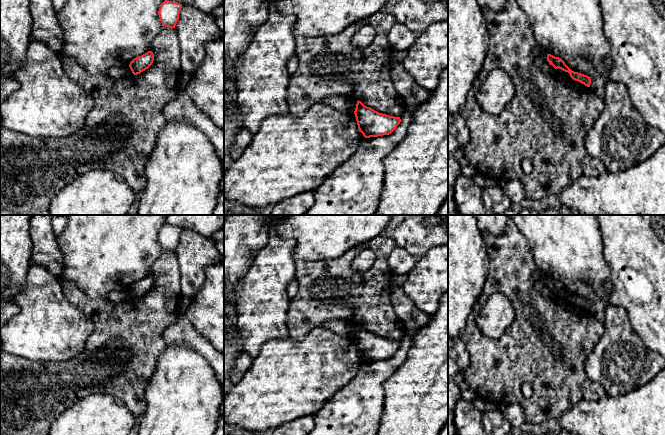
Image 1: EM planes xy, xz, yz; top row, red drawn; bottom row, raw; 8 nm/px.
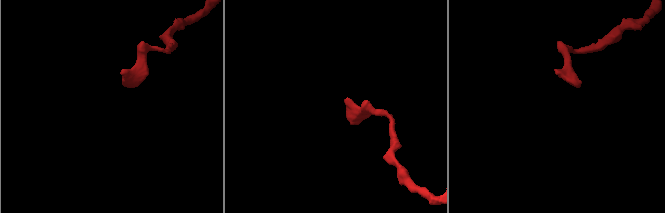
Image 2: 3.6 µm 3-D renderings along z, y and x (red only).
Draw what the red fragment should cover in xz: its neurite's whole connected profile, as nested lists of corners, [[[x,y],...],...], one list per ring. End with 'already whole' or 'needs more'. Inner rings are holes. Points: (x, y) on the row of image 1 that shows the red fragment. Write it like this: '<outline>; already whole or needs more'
[[[357,101],[354,111],[358,129],[365,138],[391,134],[400,124],[400,117],[379,113]]]; already whole

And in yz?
[[[547,54],[547,61],[549,62],[550,65],[552,65],[555,69],[561,69],[565,72],[568,72],[570,74],[570,77],[575,80],[578,81],[582,84],[584,84],[587,87],[590,87],[591,84],[591,79],[589,76],[578,73],[578,72],[574,72],[572,71],[566,64],[565,62],[559,58],[559,57],[555,57],[551,54]]]; already whole

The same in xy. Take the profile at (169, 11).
[[[165,0],[158,11],[160,21],[163,26],[169,28],[175,28],[178,20],[179,14],[182,8],[182,4],[178,2],[172,2]]]; already whole

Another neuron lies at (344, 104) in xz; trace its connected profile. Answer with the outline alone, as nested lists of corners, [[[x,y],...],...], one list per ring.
[[[327,96],[323,103],[343,113],[354,113],[357,99],[347,96]]]

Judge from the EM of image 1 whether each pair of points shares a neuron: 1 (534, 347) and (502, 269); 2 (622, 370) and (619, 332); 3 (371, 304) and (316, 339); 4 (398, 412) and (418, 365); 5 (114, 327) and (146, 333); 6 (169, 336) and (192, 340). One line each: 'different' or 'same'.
1: same
2: same
3: different
4: same
5: same
6: same

